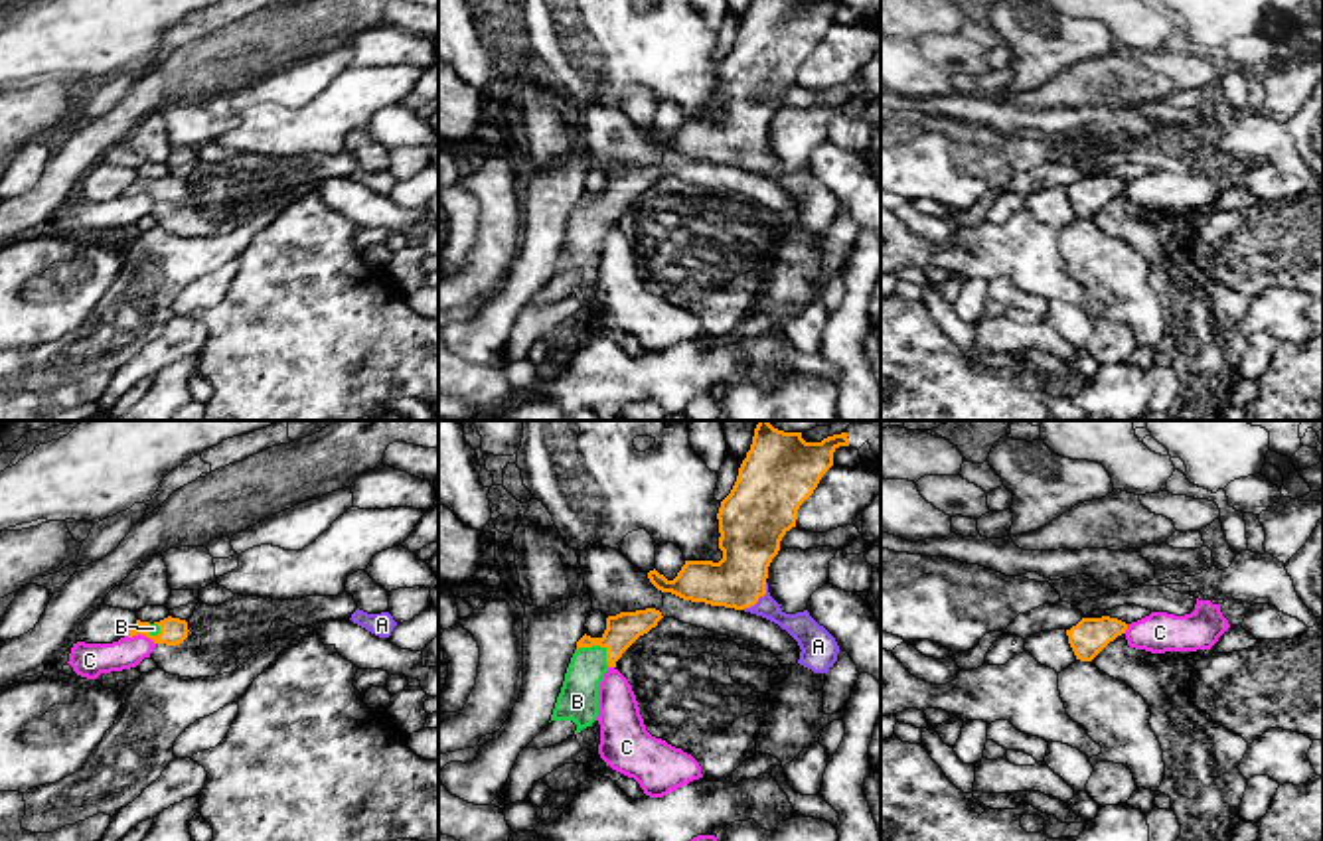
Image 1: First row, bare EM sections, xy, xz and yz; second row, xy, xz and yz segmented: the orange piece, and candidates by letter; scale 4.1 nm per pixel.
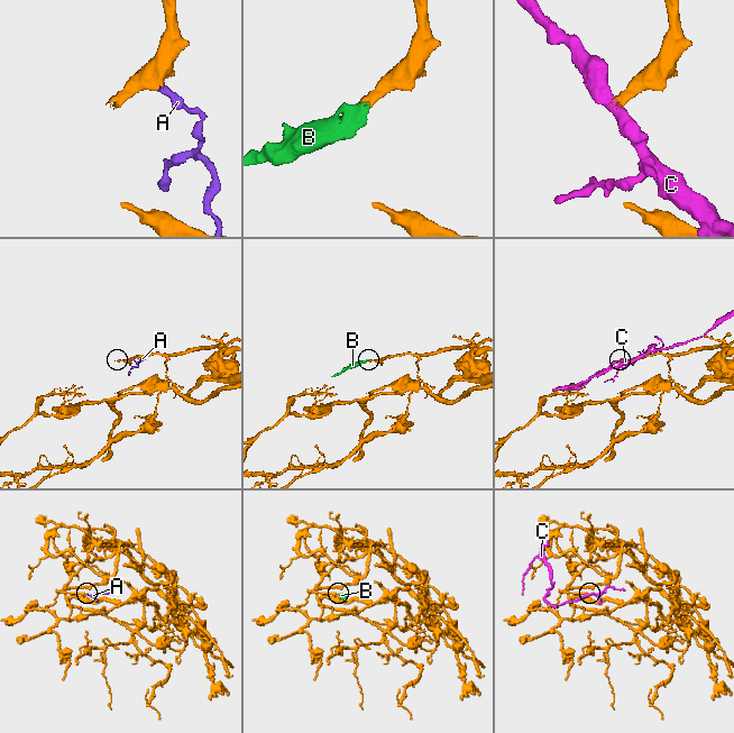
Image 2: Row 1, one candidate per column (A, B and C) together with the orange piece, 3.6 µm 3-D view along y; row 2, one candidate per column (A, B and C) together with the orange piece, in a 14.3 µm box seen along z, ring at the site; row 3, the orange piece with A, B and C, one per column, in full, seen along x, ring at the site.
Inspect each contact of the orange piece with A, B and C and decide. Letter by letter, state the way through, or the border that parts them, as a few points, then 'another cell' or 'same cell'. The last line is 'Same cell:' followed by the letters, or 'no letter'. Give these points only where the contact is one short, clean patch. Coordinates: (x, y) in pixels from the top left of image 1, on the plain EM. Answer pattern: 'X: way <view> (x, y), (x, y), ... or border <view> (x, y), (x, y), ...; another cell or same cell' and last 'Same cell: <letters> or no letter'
A: way xz (751, 95), (751, 147), (759, 154), (780, 176), (800, 184); same cell
B: way xz (624, 186), (609, 202), (599, 202), (583, 233), (577, 259); same cell
C: another cell
Same cell: A, B

